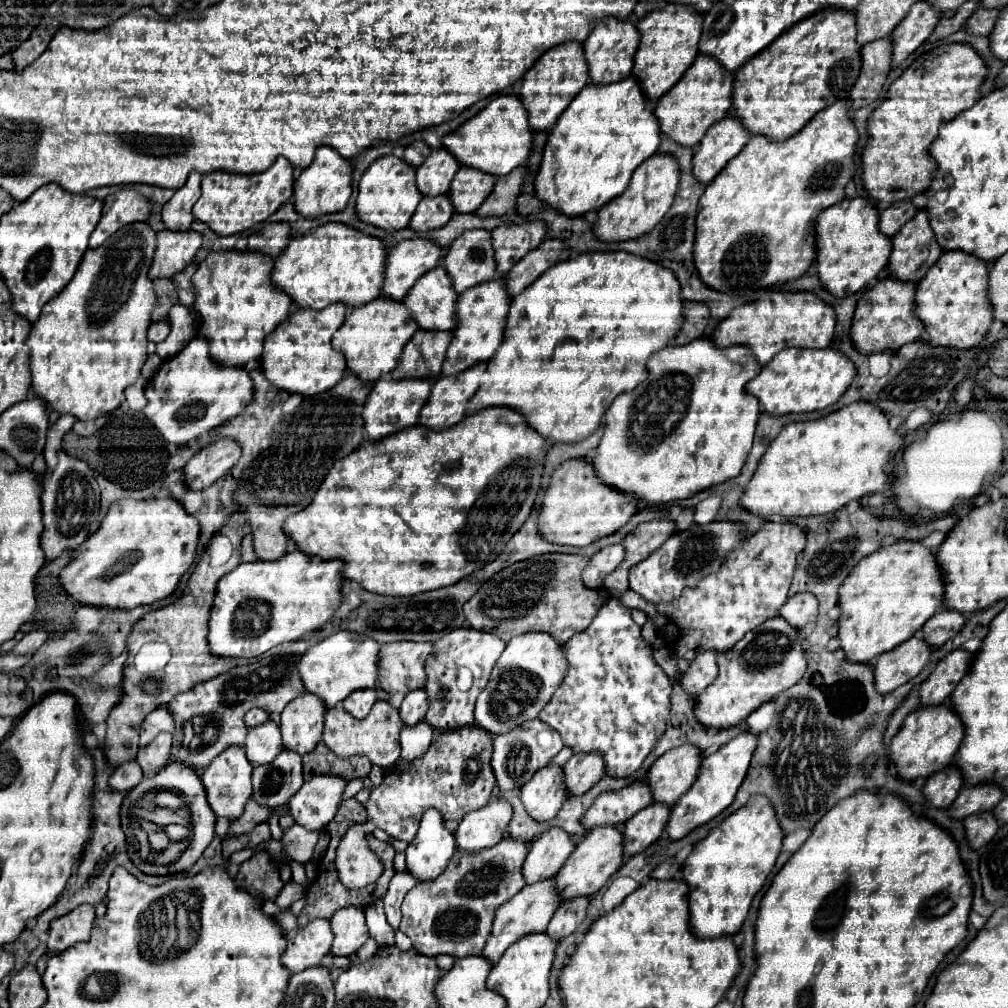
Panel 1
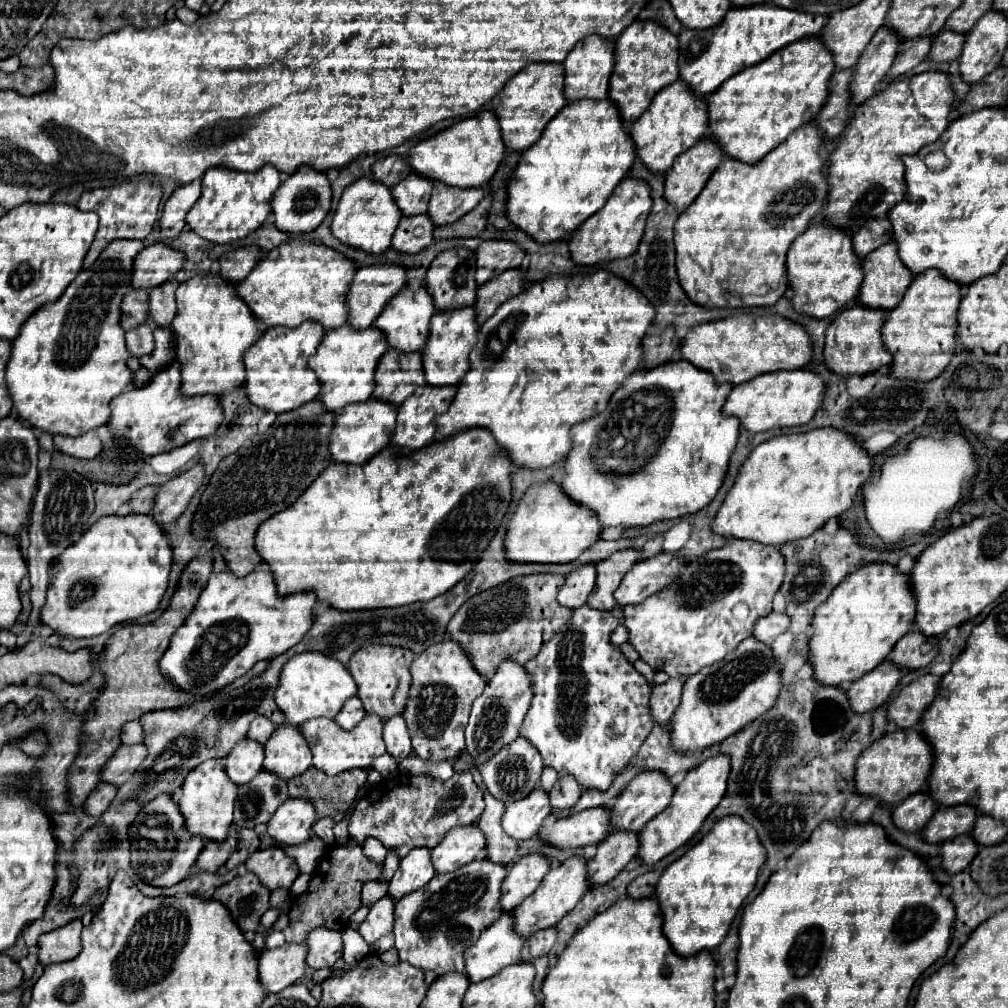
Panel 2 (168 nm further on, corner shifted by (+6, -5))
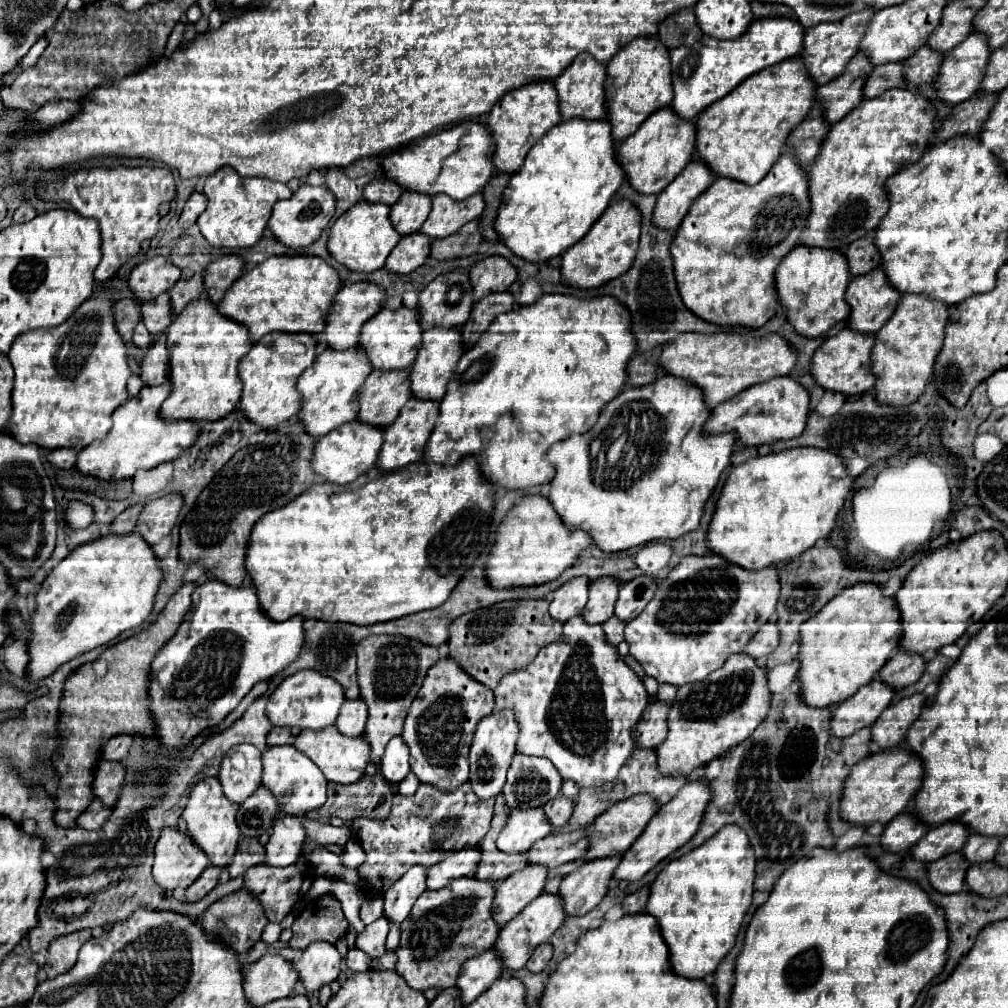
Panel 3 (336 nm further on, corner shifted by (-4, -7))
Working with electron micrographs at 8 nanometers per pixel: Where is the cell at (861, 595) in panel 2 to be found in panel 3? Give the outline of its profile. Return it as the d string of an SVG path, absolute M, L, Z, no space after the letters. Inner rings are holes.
M856 583L842 589L826 607L800 627L800 683L802 699L812 707L830 707L852 697L862 685L868 685L880 667L898 651L902 639L902 619L894 597L884 597L876 583Z

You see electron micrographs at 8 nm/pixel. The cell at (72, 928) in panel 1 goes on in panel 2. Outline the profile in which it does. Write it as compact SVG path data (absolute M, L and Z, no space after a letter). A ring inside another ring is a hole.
M80 919L64 925L62 929L44 933L38 939L38 947L40 947L38 961L46 967L52 963L62 963L62 961L74 959L82 949L80 933L82 933L82 921Z

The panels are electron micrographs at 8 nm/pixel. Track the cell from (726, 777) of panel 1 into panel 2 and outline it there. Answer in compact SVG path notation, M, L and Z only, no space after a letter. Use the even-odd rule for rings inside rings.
M716 755L686 773L684 781L676 787L670 805L662 813L658 813L658 817L654 817L650 825L644 825L642 833L638 835L638 841L640 841L638 857L642 859L644 865L654 865L662 857L670 855L674 849L682 847L702 827L704 819L712 813L714 805L718 805L726 793L728 767L730 765L726 761L726 755Z

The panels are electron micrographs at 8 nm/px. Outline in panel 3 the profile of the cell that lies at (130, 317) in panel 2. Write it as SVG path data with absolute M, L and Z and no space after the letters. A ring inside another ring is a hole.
M120 299L120 303L116 303L114 309L116 309L114 315L116 315L118 333L126 343L130 343L134 327L142 321L142 307L136 299Z

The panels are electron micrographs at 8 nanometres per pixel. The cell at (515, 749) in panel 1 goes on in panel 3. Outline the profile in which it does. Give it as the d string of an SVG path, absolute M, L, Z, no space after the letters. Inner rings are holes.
M516 753L508 769L504 799L510 809L542 807L560 791L562 779L548 759Z

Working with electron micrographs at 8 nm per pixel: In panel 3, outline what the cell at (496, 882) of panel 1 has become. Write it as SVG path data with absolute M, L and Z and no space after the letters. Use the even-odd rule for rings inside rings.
M472 875L460 877L438 891L428 889L416 899L410 917L400 925L402 939L396 949L396 971L412 989L426 991L428 987L454 987L462 963L480 951L494 947L500 933L500 925L492 915L494 897L494 883L484 883L484 879L480 881Z

